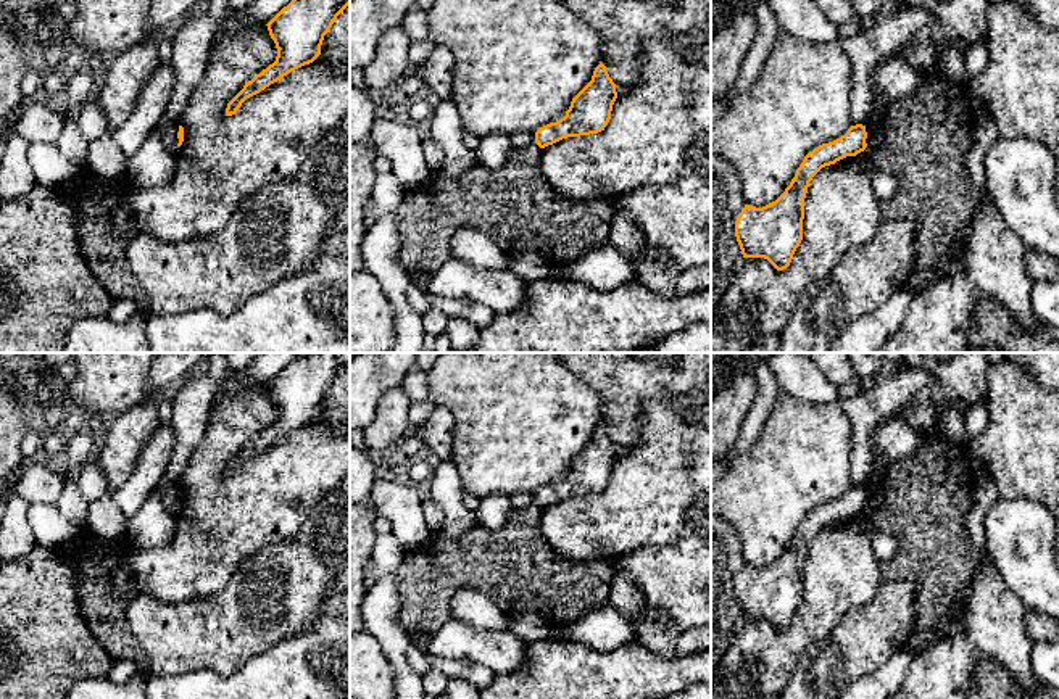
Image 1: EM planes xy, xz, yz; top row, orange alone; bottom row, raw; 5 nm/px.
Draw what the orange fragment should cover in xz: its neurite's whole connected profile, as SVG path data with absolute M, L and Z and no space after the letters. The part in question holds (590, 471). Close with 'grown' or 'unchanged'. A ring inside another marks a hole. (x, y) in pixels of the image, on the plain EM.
M600 424L593 432L592 441L572 459L566 477L535 493L535 504L545 509L567 498L604 491L616 459L616 445L609 438L606 427Z | unchanged

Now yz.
M851 486L840 499L809 512L775 562L762 569L745 565L735 583L735 598L743 618L764 618L777 631L787 630L803 601L809 543L822 528L864 512L866 499L866 486Z | unchanged

